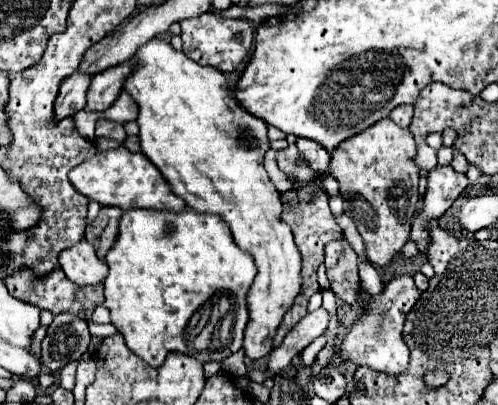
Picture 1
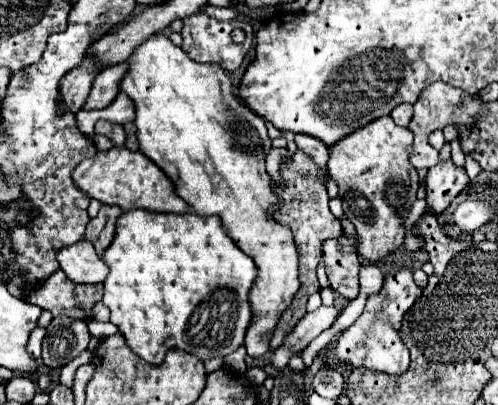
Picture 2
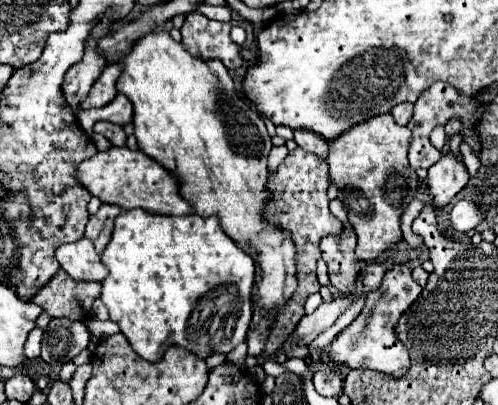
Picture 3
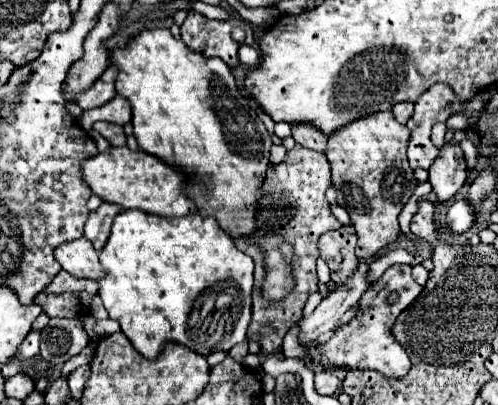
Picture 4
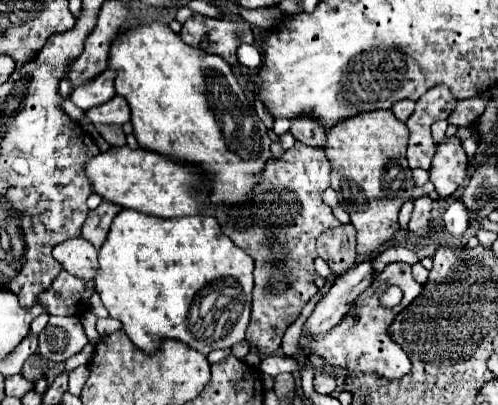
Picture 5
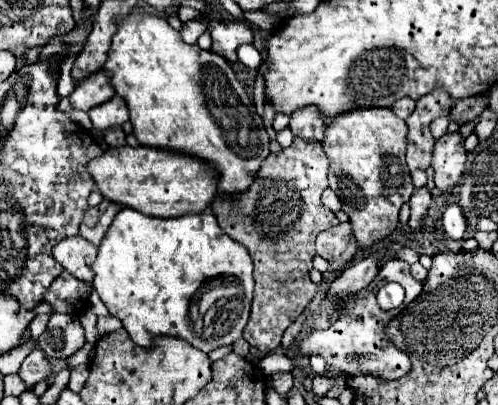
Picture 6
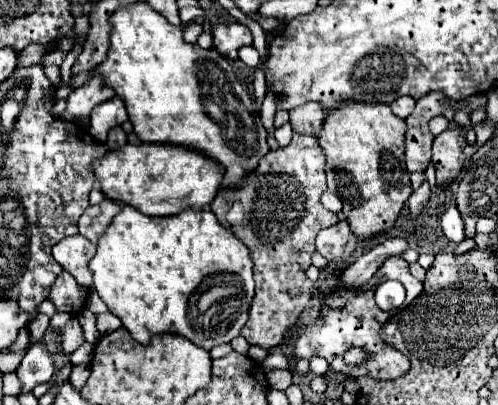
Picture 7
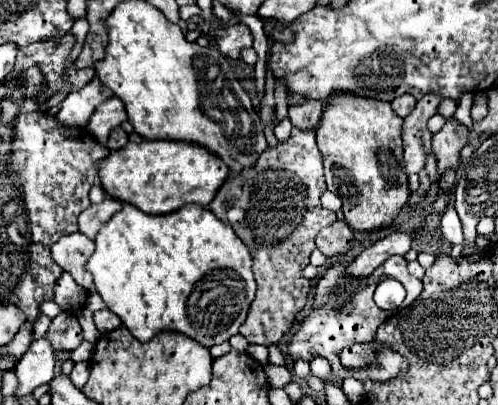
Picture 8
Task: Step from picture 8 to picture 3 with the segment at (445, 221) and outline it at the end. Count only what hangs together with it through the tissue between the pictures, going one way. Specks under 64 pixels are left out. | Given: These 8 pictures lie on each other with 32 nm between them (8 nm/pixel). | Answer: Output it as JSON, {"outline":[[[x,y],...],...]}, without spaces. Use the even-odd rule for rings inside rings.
{"outline":[[[460,200],[450,210],[450,224],[458,232],[468,232],[482,222],[482,210],[472,200]]]}

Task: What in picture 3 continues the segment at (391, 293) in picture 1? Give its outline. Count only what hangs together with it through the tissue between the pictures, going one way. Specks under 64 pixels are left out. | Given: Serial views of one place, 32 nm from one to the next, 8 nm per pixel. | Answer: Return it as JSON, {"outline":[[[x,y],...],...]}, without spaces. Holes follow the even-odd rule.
{"outline":[[[400,264],[388,270],[388,274],[384,274],[384,280],[378,290],[380,290],[380,298],[376,300],[376,308],[364,310],[350,326],[346,326],[340,334],[336,334],[330,346],[326,346],[326,356],[340,366],[370,368],[370,370],[378,370],[382,374],[400,378],[408,372],[410,358],[408,358],[408,350],[400,342],[396,344],[394,328],[400,314],[420,296],[422,288],[412,280],[410,268],[406,264]]]}

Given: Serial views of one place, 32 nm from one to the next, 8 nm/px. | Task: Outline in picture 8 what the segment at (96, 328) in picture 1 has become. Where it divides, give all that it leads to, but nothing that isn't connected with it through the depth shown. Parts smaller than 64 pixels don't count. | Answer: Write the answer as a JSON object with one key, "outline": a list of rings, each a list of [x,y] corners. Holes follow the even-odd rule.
{"outline":[[[102,308],[102,310],[96,310],[96,312],[92,312],[94,314],[94,322],[96,322],[96,328],[102,332],[102,334],[106,334],[106,332],[112,332],[112,330],[116,330],[122,322],[120,322],[120,318],[114,314],[114,312],[110,312],[108,308]]]}

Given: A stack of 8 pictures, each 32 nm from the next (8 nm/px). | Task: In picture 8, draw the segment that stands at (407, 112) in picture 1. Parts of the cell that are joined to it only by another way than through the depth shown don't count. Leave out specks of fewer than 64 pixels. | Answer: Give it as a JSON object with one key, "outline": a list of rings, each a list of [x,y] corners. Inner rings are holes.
{"outline":[[[402,94],[402,96],[398,96],[398,98],[392,100],[392,108],[394,108],[396,114],[402,116],[402,118],[408,116],[414,106],[416,106],[416,98],[414,98],[412,94]]]}

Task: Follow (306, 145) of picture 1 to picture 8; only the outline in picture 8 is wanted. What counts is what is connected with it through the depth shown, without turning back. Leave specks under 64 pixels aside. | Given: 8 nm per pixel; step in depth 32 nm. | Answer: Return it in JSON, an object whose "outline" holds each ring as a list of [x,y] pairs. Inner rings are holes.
{"outline":[[[304,98],[298,104],[288,106],[288,118],[296,128],[316,128],[322,116],[322,100]]]}

